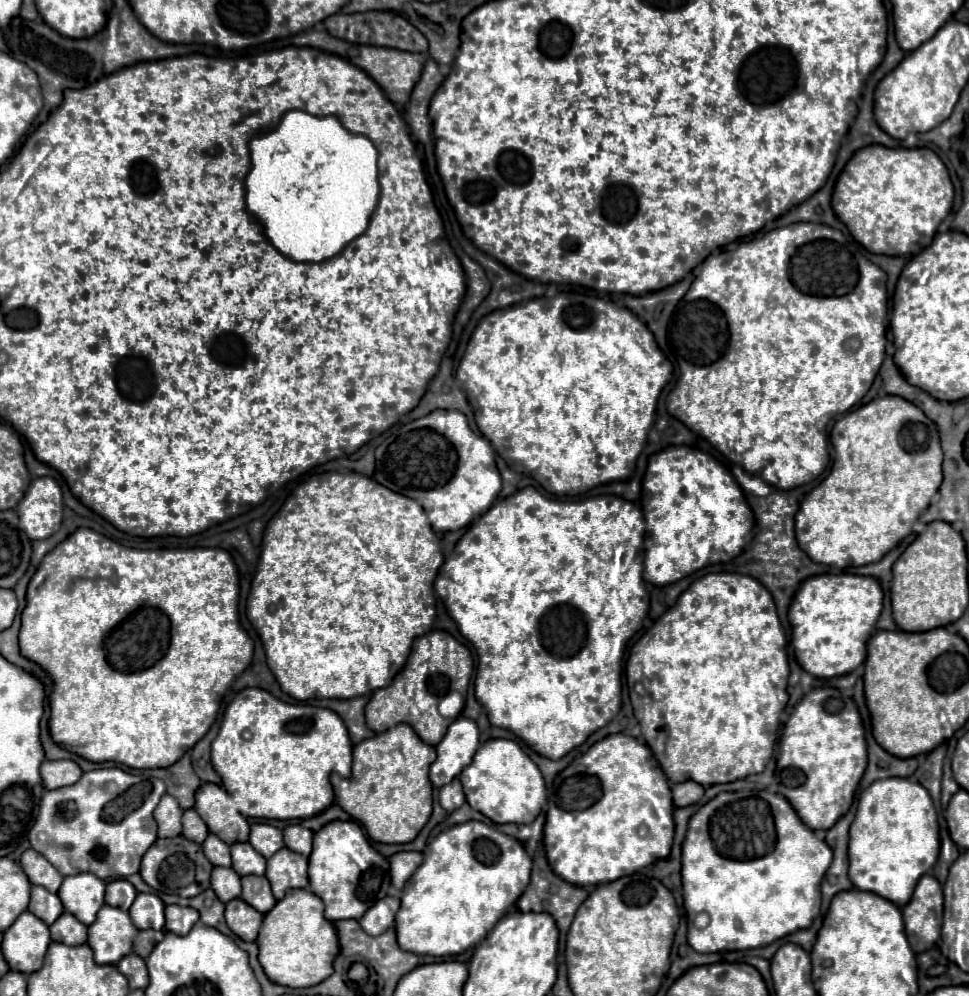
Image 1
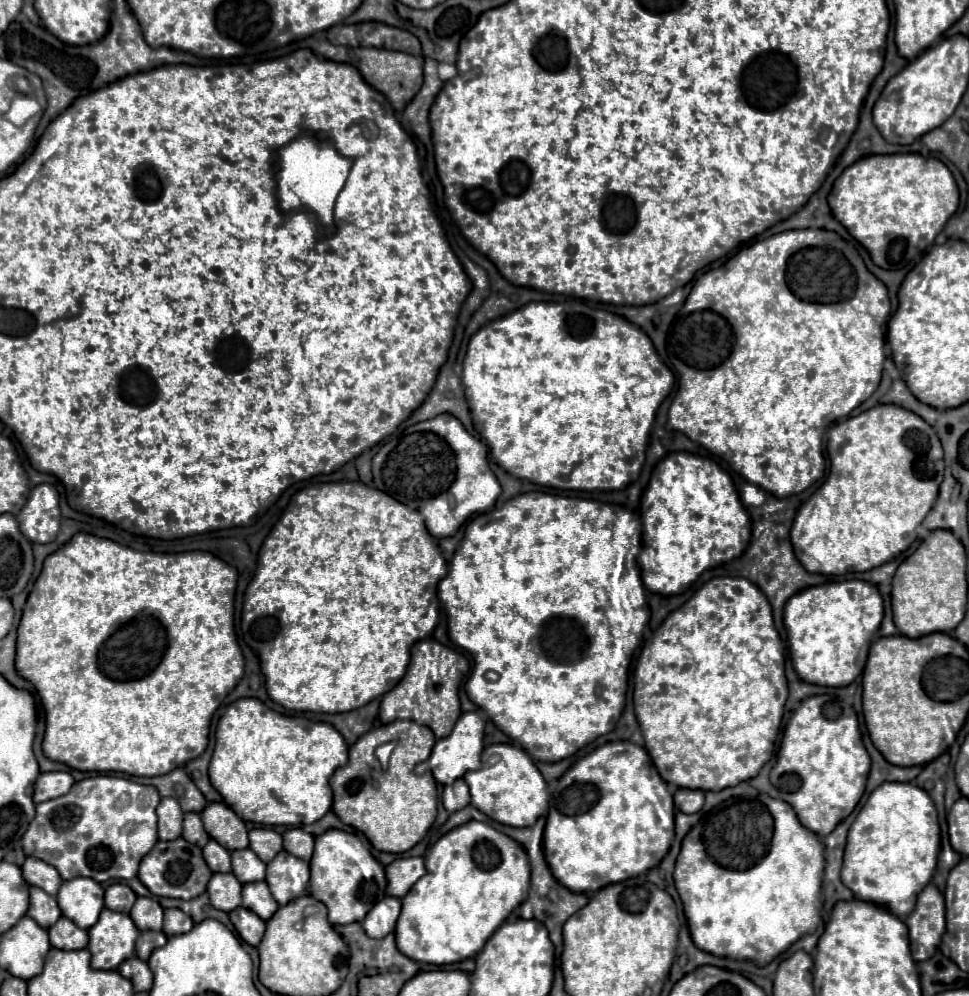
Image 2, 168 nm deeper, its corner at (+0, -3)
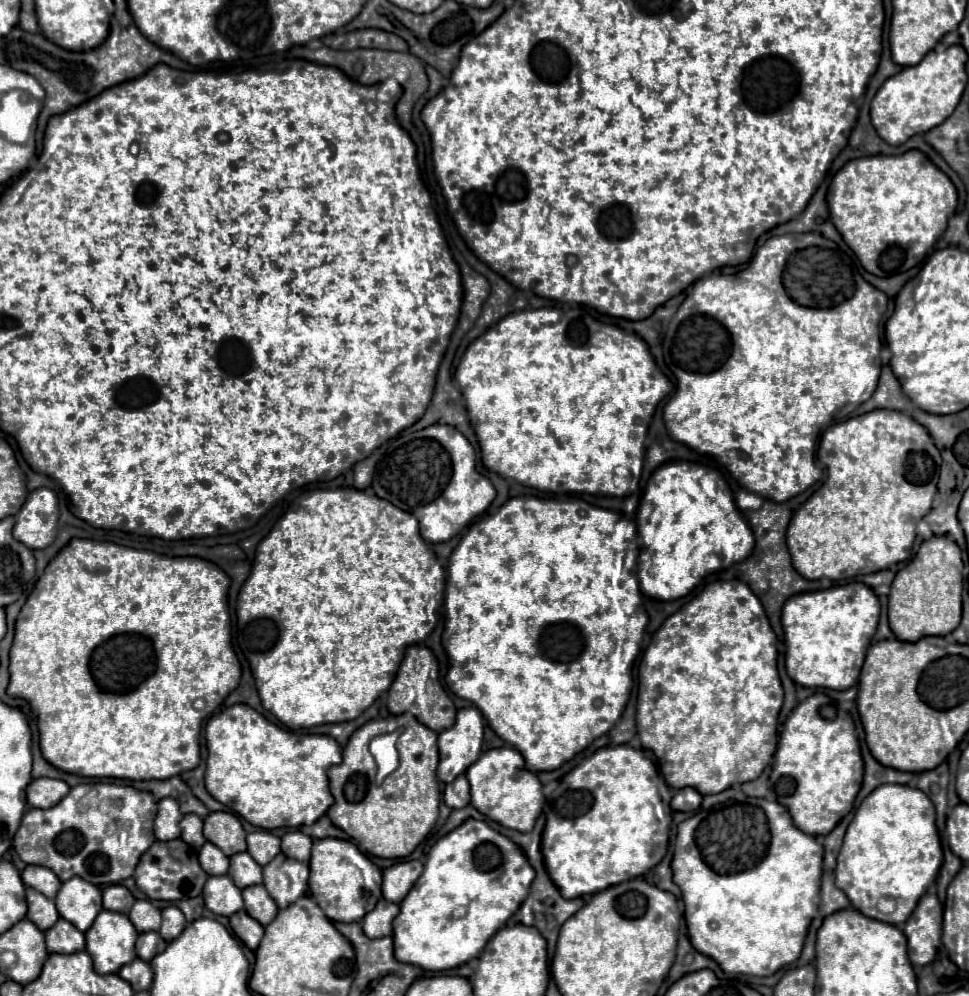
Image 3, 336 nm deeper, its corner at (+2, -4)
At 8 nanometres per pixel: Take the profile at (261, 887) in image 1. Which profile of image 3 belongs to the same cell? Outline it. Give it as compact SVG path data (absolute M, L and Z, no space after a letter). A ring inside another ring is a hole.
M249 886L243 890L243 900L245 900L245 910L251 918L261 922L261 926L267 926L275 916L277 916L277 904L273 898L267 894L265 886Z

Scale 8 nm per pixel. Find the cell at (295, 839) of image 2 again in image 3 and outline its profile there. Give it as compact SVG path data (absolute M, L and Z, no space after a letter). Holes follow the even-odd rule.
M295 830L295 832L287 832L283 838L281 838L281 852L289 858L295 858L299 862L309 862L309 856L311 856L311 846L313 846L313 840L311 836Z

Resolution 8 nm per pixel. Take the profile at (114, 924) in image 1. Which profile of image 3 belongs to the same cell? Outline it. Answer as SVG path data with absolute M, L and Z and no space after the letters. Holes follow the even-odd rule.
M101 910L93 926L85 932L85 938L97 974L119 972L121 966L135 958L137 930L125 914Z

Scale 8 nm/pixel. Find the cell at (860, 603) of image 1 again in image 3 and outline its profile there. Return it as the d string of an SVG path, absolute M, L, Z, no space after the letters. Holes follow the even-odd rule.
M863 582L801 592L785 602L781 622L787 646L787 674L805 688L847 690L857 684L867 646L877 630L879 600Z

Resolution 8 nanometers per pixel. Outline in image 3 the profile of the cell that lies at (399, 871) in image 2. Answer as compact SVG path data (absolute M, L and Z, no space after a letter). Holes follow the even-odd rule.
M405 860L389 866L383 872L383 886L381 886L383 898L399 904L405 898L405 894L411 890L413 882L421 876L421 872L423 864L419 860Z

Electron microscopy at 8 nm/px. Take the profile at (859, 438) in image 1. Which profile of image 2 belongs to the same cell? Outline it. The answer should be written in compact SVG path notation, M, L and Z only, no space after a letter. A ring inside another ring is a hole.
M877 405L869 411L863 411L855 417L849 417L845 421L835 423L829 429L829 441L827 441L827 453L831 459L831 473L827 477L827 481L809 497L809 501L799 509L793 527L791 527L791 543L795 549L795 557L799 559L799 563L809 571L809 573L821 573L821 575L845 575L845 573L859 573L859 571L869 571L875 569L891 559L895 559L897 555L901 555L903 551L907 551L911 547L911 543L917 539L915 529L921 525L921 521L925 519L925 515L929 513L929 509L933 507L937 493L939 493L939 485L943 479L943 449L939 443L939 437L935 433L935 429L925 423L919 415L899 407L899 405Z

